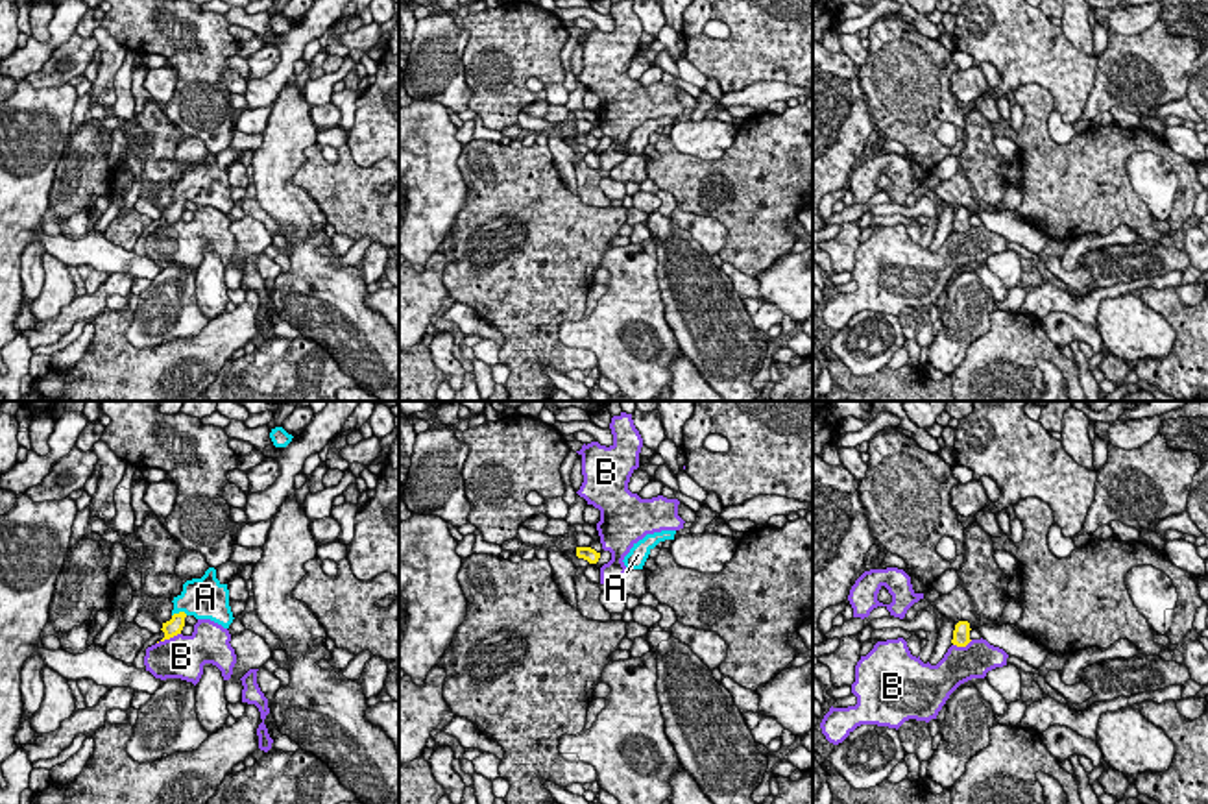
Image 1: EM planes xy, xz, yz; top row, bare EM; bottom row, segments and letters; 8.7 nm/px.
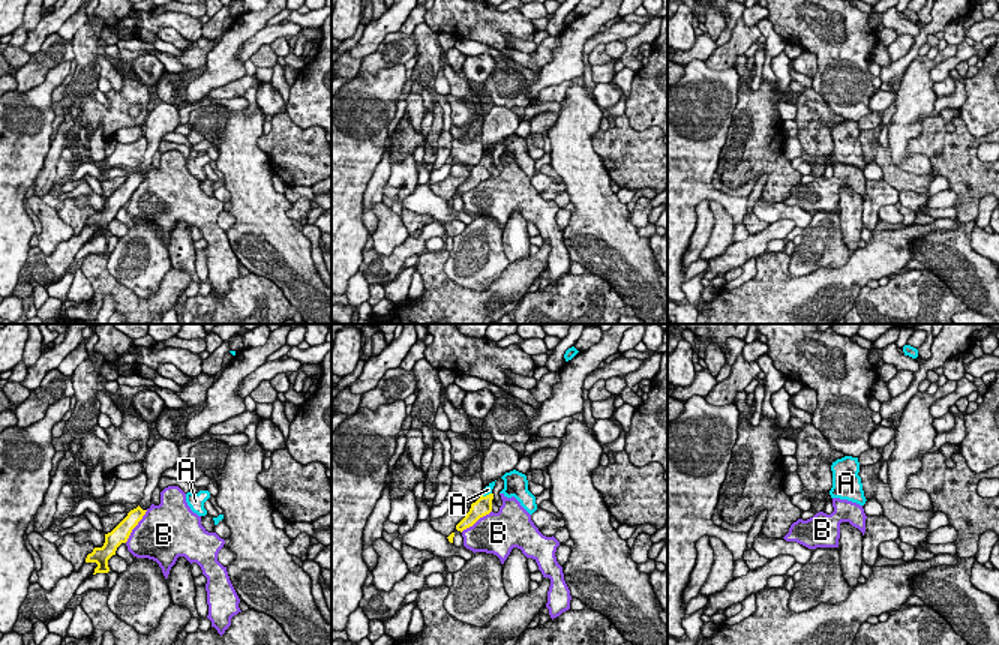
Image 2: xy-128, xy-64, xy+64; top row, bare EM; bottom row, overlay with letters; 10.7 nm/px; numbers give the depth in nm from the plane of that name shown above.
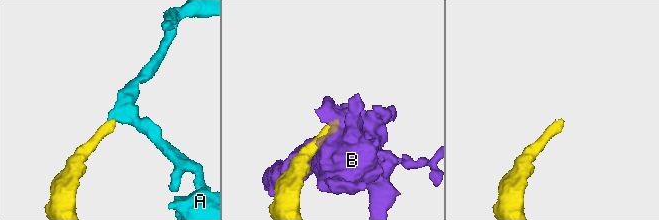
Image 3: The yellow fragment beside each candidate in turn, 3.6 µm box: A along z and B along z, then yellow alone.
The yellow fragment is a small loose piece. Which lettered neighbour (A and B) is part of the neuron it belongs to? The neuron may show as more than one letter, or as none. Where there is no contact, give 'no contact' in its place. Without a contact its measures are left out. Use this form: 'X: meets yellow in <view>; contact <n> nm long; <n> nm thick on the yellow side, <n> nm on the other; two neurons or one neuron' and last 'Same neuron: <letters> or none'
A: meets yellow in xy; contact 140 nm long; 140 nm thick on the yellow side, 360 nm on the other; one neuron
B: meets yellow in xy; contact 240 nm long; 140 nm thick on the yellow side, 380 nm on the other; two neurons
Same neuron: A

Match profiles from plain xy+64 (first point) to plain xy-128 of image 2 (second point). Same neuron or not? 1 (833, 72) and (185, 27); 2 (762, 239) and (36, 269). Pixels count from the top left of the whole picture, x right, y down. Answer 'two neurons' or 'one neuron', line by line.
1: one neuron
2: one neuron

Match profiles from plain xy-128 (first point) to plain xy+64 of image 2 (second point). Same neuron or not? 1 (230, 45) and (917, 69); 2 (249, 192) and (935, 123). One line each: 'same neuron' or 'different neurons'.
1: different neurons
2: different neurons

